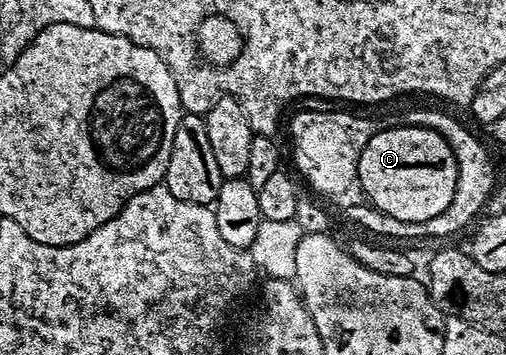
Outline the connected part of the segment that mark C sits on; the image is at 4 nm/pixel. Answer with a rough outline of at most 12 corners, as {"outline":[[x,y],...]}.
{"outline":[[429,128],[378,130],[367,203],[421,224],[454,198],[456,159]]}

